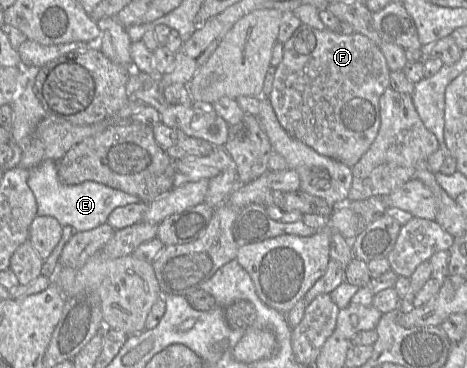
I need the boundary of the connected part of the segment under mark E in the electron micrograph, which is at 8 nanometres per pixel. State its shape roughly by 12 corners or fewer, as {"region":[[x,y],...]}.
{"region":[[58,162],[28,170],[37,215],[76,232],[136,196],[94,181],[62,184]]}

